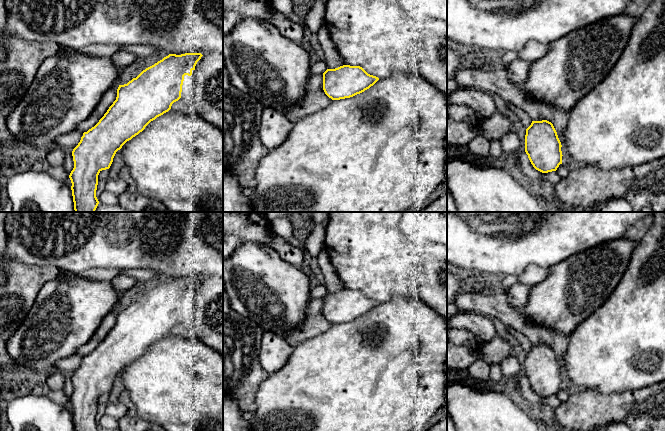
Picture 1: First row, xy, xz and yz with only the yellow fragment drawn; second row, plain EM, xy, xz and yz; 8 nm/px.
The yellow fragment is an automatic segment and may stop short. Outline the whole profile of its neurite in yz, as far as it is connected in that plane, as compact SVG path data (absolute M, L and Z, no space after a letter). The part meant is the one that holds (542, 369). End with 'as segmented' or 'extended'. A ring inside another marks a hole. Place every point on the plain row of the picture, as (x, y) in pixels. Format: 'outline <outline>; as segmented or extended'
outline M532 345L526 353L525 376L536 394L542 397L556 395L562 388L561 371L561 366L551 346Z; as segmented

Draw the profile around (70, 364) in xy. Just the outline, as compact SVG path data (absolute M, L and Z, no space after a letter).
M78 354L63 358L53 365L52 371L59 371L64 374L74 373L80 366L82 360L83 356Z

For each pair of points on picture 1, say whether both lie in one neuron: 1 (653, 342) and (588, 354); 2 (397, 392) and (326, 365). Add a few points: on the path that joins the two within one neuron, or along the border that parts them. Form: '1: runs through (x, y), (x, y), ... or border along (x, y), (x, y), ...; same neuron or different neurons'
1: runs through (637, 342), (629, 342), (604, 354); same neuron
2: runs through (379, 389), (373, 387), (348, 387), (344, 383); same neuron

